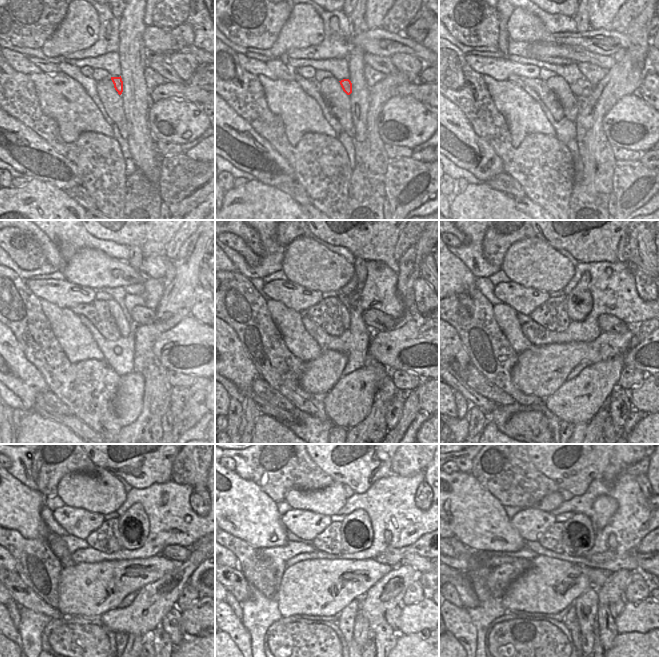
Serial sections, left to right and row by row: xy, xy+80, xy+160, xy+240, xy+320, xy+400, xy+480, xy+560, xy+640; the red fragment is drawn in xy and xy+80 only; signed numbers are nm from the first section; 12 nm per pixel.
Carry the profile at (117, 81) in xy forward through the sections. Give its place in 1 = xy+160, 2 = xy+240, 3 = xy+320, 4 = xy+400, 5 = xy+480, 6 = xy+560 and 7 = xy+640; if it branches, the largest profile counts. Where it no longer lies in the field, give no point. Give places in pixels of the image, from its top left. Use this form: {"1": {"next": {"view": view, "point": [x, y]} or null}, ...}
{"1": {"next": {"view": "xy+160", "point": [581, 88]}}, "2": {"next": {"view": "xy+240", "point": [140, 315]}}, "3": {"next": {"view": "xy+320", "point": [376, 320]}}, "4": {"next": {"view": "xy+400", "point": [608, 323]}}, "5": {"next": {"view": "xy+480", "point": [177, 553]}}, "6": {"next": {"view": "xy+560", "point": [416, 561]}}, "7": {"next": {"view": "xy+640", "point": [642, 559]}}}

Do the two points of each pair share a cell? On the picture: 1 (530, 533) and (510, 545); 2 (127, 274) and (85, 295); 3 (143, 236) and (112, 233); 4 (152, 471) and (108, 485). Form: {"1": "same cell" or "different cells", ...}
{"1": "different cells", "2": "different cells", "3": "same cell", "4": "different cells"}

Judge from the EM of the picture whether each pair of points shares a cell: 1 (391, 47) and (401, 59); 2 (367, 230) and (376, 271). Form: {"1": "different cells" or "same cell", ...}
{"1": "different cells", "2": "different cells"}

